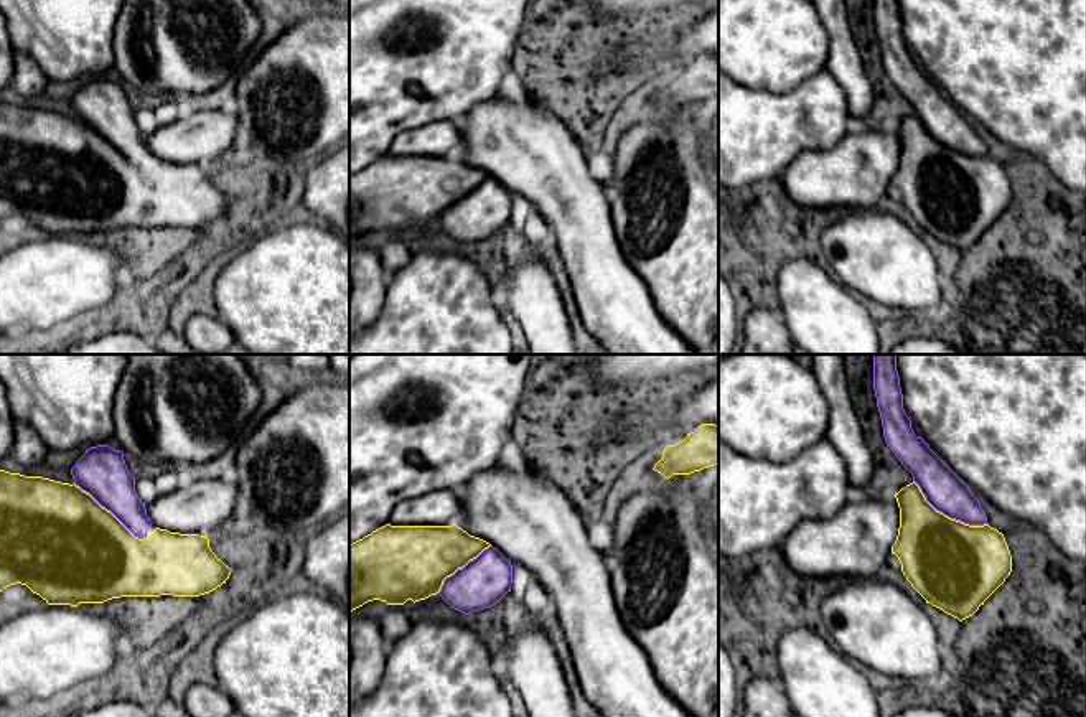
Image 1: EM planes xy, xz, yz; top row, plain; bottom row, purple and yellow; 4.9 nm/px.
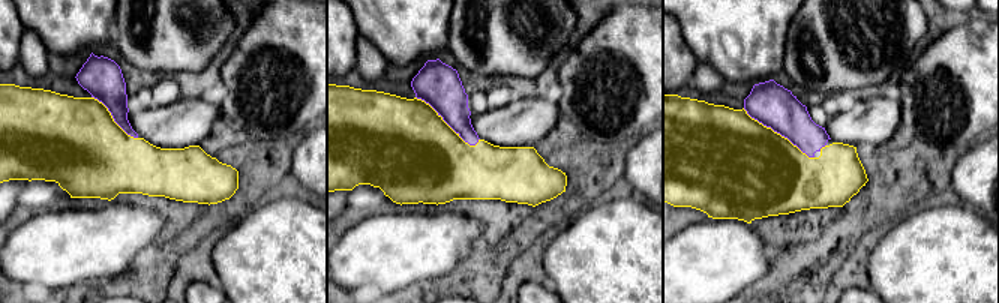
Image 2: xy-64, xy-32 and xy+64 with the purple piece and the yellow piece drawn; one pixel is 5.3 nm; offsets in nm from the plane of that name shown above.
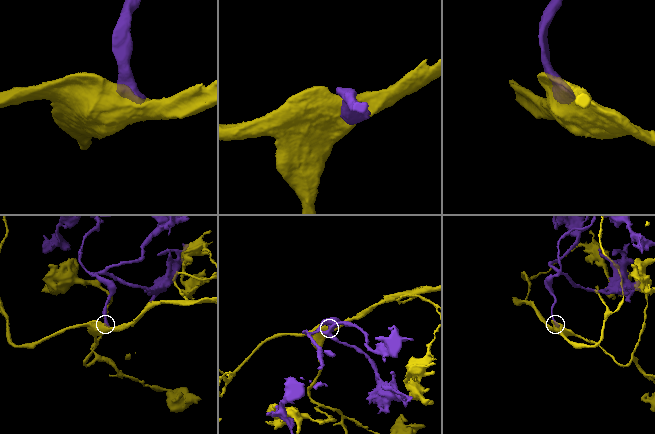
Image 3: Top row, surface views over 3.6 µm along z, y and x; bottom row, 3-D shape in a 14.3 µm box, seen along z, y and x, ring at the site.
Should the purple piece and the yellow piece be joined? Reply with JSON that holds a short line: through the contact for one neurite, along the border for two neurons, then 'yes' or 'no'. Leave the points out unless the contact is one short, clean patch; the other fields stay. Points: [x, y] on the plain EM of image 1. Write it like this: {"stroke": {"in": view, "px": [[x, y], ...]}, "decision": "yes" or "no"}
{"decision": "yes"}

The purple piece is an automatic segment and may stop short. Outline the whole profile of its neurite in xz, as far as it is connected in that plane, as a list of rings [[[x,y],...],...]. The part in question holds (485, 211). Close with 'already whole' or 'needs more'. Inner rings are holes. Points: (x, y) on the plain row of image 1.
[[[386,155],[349,175],[349,244],[372,231],[404,236],[438,224],[470,246],[496,236],[511,214],[511,191],[456,155]]]; needs more

